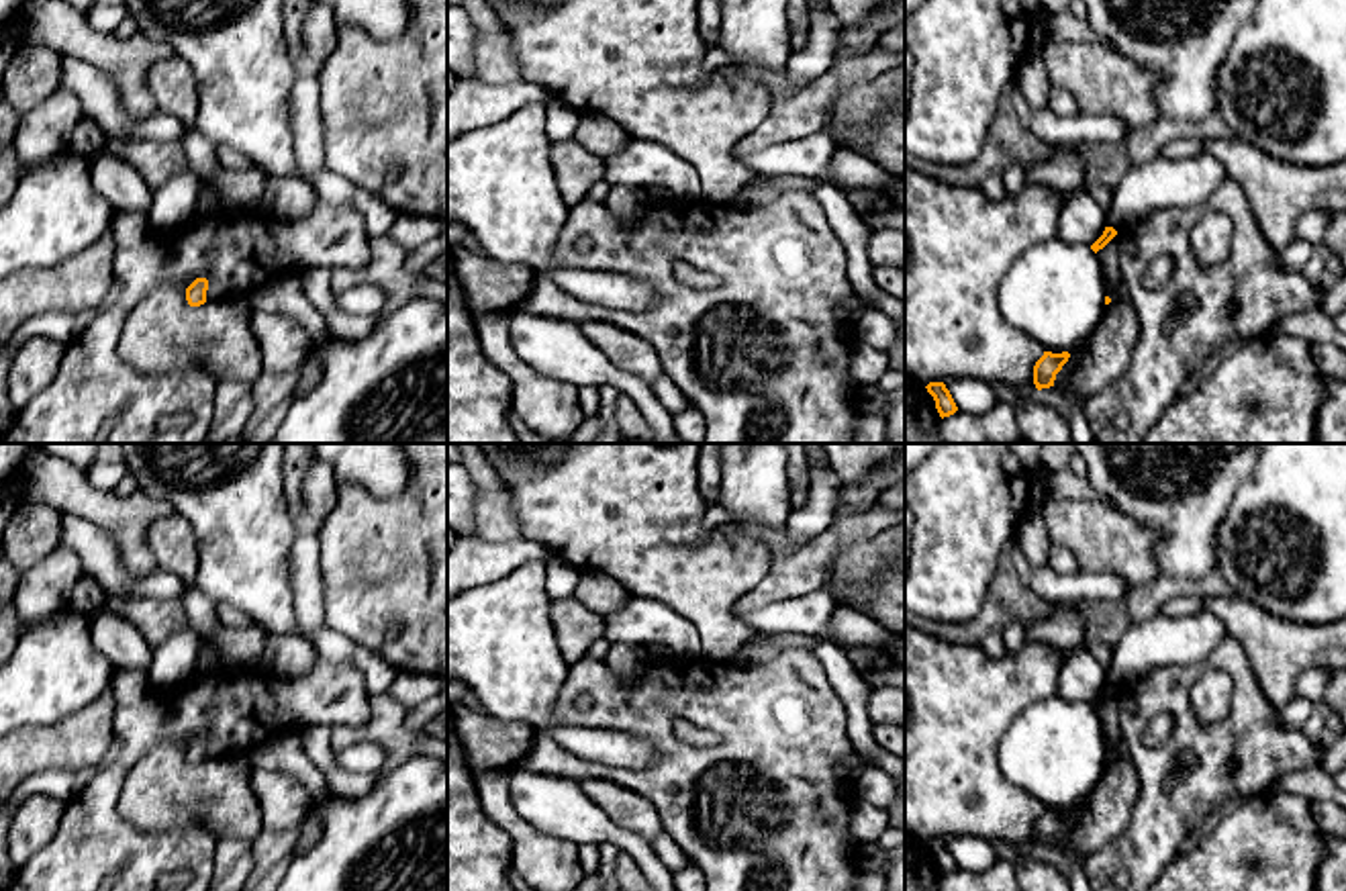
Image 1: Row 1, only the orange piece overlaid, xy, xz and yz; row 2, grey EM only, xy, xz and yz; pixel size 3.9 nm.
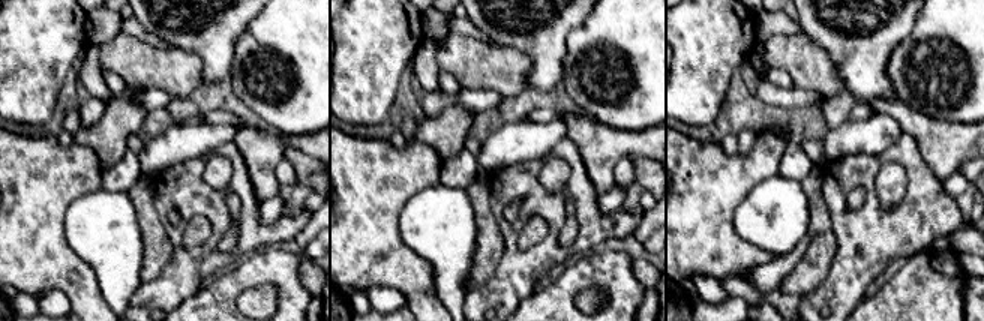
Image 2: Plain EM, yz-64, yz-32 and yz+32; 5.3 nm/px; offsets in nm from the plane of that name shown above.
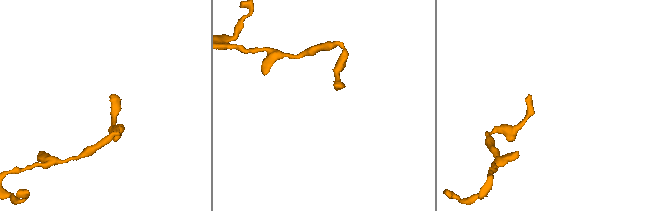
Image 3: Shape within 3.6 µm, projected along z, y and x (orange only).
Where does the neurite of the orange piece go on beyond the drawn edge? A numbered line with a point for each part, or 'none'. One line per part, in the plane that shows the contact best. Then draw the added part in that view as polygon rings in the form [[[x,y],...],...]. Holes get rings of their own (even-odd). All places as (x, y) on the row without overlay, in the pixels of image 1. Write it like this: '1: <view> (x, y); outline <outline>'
none

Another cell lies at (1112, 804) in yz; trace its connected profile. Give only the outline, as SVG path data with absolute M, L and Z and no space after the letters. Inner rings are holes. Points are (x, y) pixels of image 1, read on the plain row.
M1117 695L1097 709L1097 717L1105 754L1111 760L1091 797L1089 809L1070 836L1070 846L1080 852L1095 852L1117 840L1125 832L1142 793L1134 758L1121 738Z

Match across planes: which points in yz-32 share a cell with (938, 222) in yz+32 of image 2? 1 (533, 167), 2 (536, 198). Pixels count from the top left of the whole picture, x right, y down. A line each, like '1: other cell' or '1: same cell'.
1: same cell
2: same cell

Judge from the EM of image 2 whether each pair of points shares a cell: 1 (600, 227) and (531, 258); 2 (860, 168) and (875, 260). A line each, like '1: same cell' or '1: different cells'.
1: same cell
2: same cell

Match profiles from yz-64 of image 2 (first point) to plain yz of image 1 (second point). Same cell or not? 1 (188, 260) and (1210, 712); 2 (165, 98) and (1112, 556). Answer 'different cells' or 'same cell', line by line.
1: different cells
2: different cells

